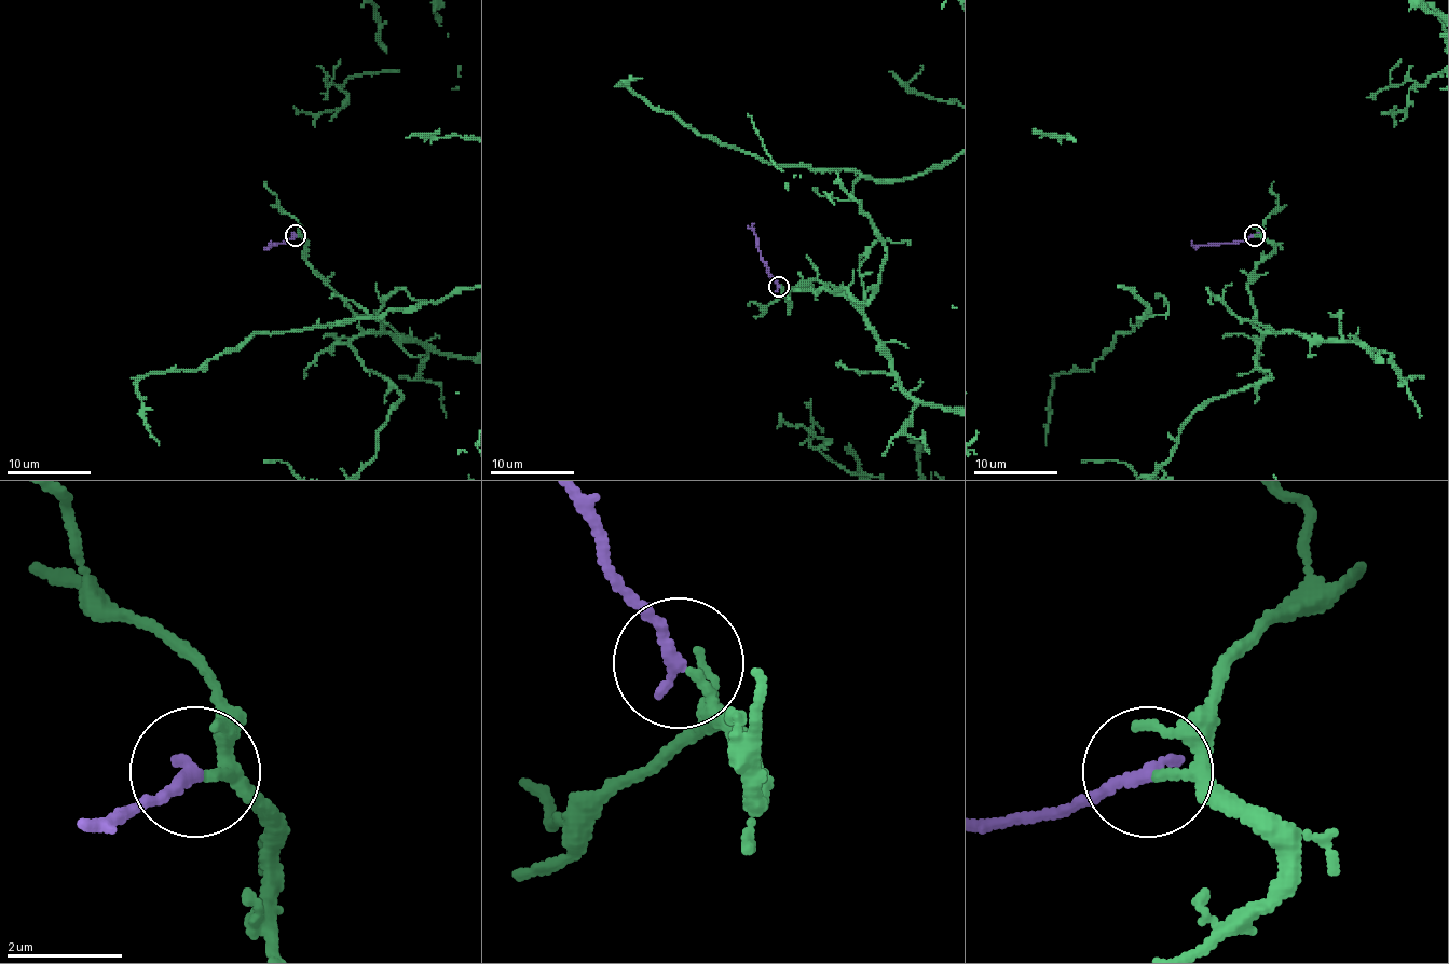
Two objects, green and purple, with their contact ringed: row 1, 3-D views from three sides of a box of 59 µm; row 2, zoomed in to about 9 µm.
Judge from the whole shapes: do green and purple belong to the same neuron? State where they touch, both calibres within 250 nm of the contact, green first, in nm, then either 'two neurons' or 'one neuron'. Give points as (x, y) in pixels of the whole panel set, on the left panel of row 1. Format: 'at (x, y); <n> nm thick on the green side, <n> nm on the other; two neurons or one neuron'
at (296, 235); 140 nm thick on the green side, 240 nm on the other; one neuron

